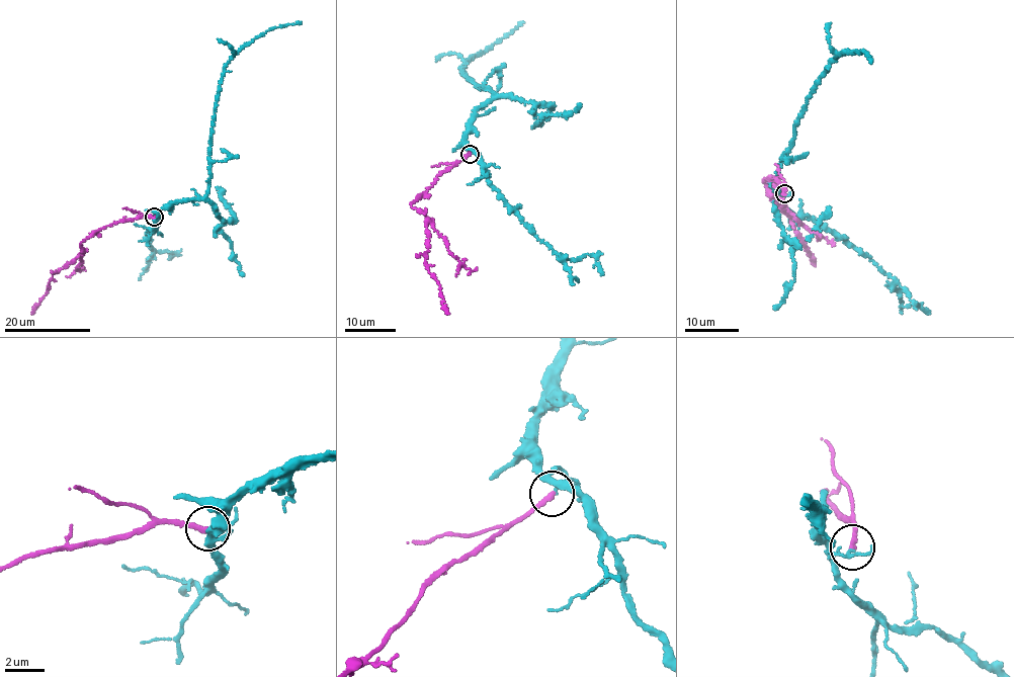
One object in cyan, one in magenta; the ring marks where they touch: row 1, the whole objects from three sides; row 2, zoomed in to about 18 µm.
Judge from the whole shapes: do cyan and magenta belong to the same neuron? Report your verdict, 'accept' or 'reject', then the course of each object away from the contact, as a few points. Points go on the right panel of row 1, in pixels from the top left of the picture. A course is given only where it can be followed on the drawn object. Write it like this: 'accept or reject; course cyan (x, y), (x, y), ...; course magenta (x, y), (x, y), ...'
reject; course cyan (784, 194), (768, 183), (773, 189), (796, 117), (828, 65), (846, 52), (859, 52), (871, 61); course magenta (783, 194), (784, 188), (775, 178), (770, 176), (764, 180), (767, 192), (792, 219), (793, 228), (814, 265)

